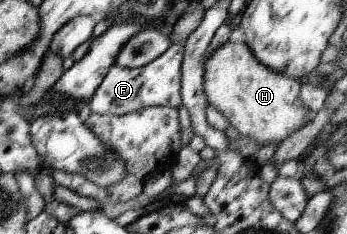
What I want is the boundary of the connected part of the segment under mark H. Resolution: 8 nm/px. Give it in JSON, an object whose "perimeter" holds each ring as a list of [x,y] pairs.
{"perimeter":[[[224,42],[203,60],[202,66],[202,90],[207,104],[218,110],[241,136],[254,138],[262,146],[278,146],[311,119],[298,98],[301,80],[286,78],[262,66],[243,42]]]}

